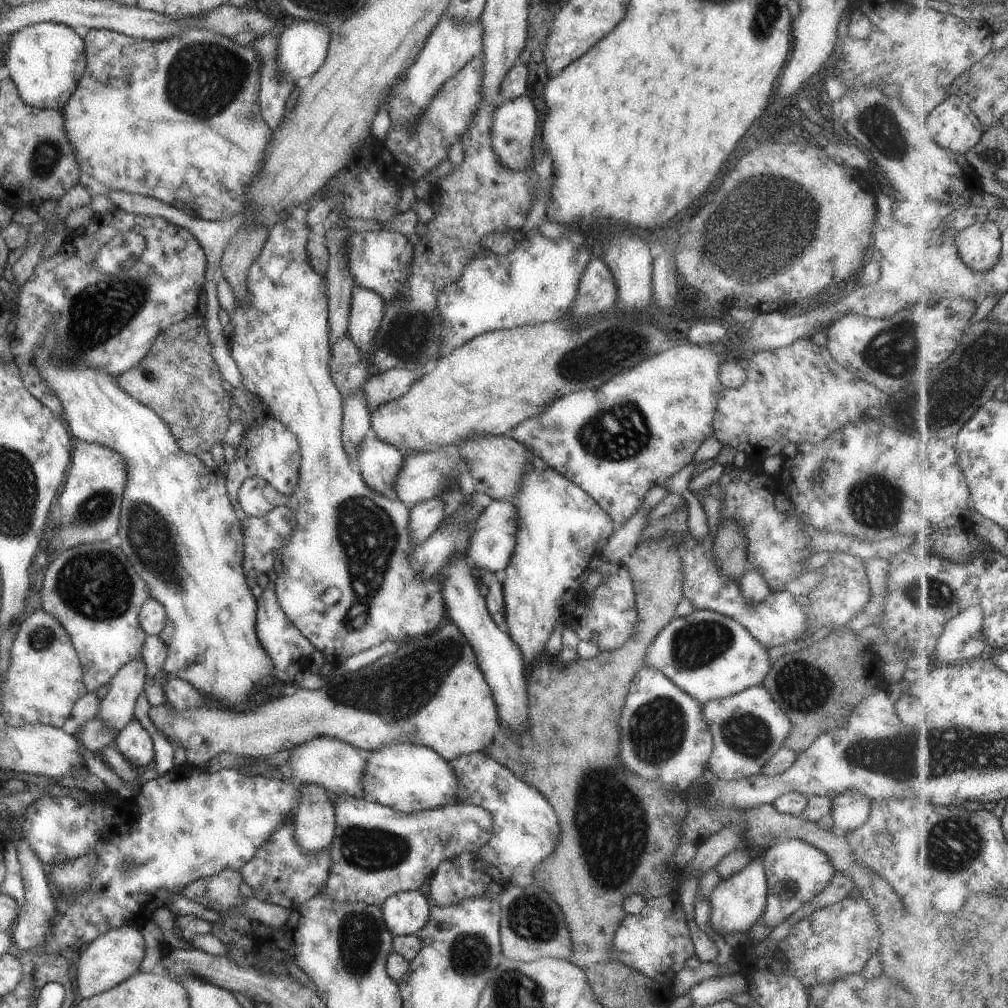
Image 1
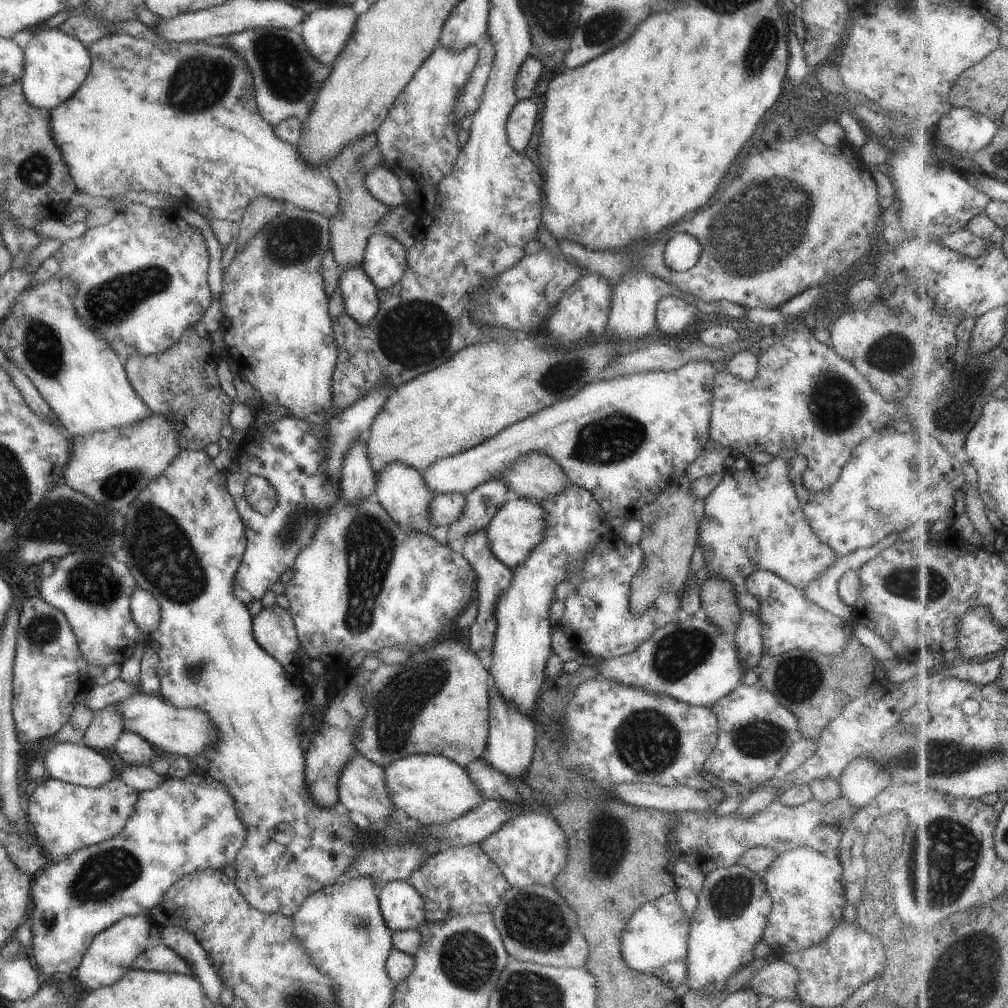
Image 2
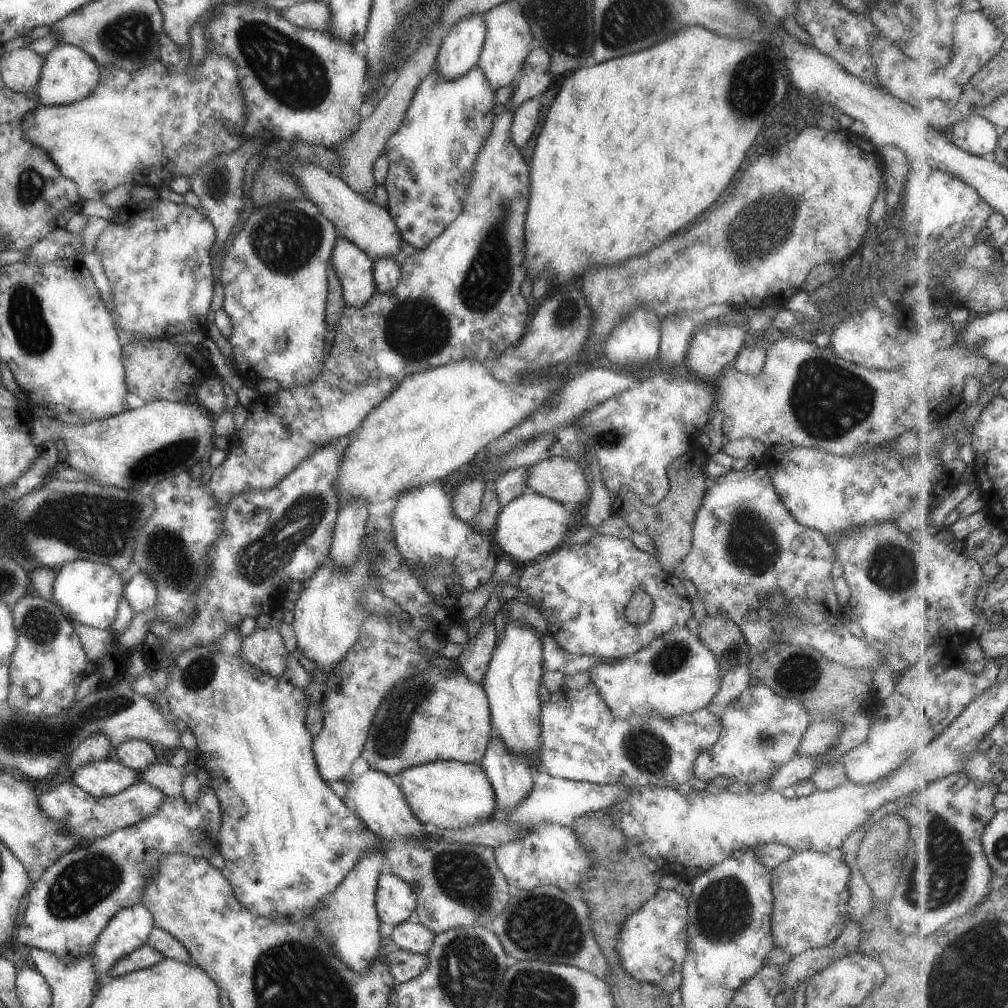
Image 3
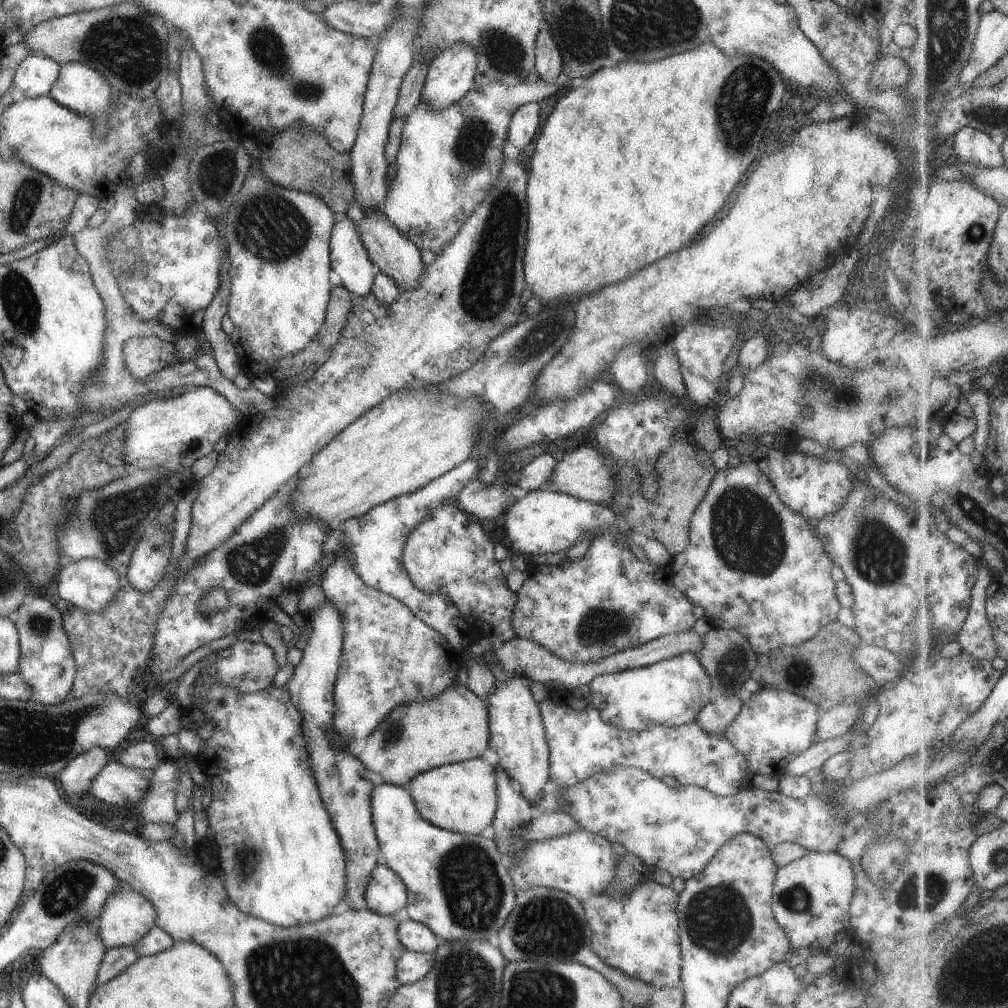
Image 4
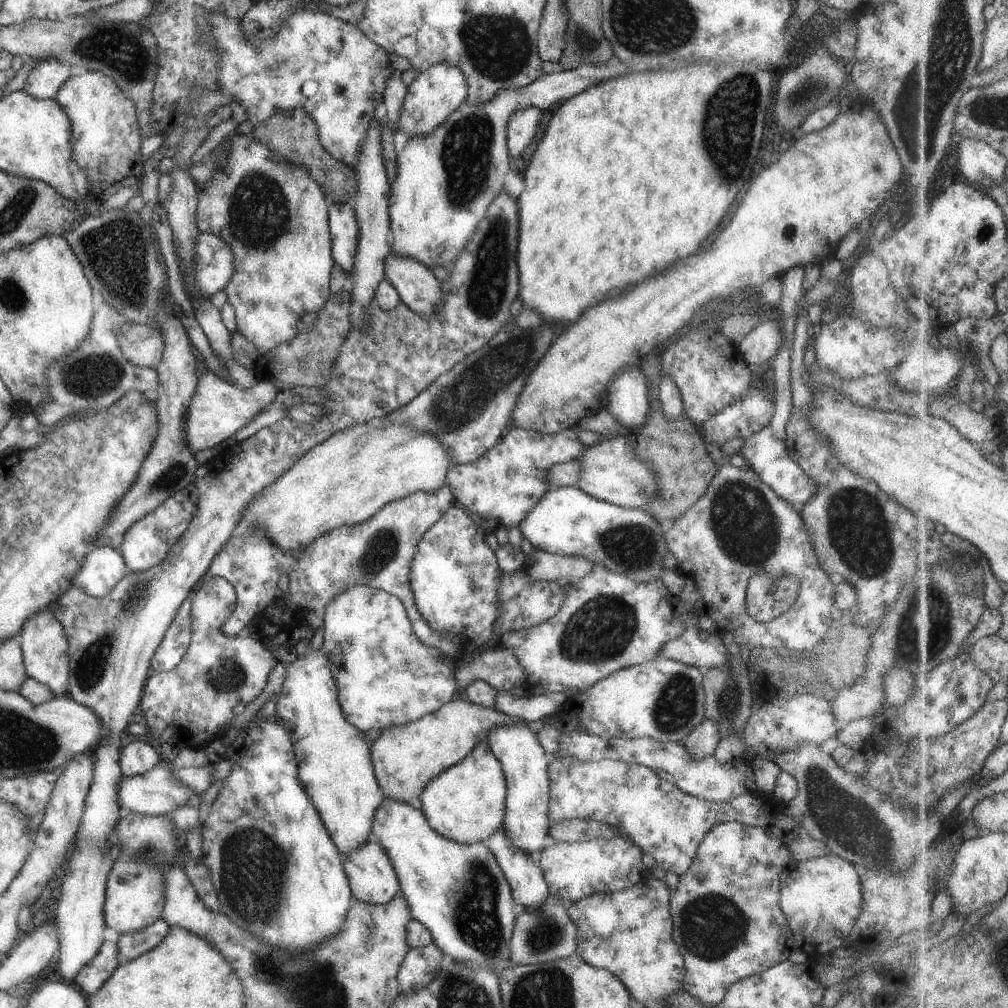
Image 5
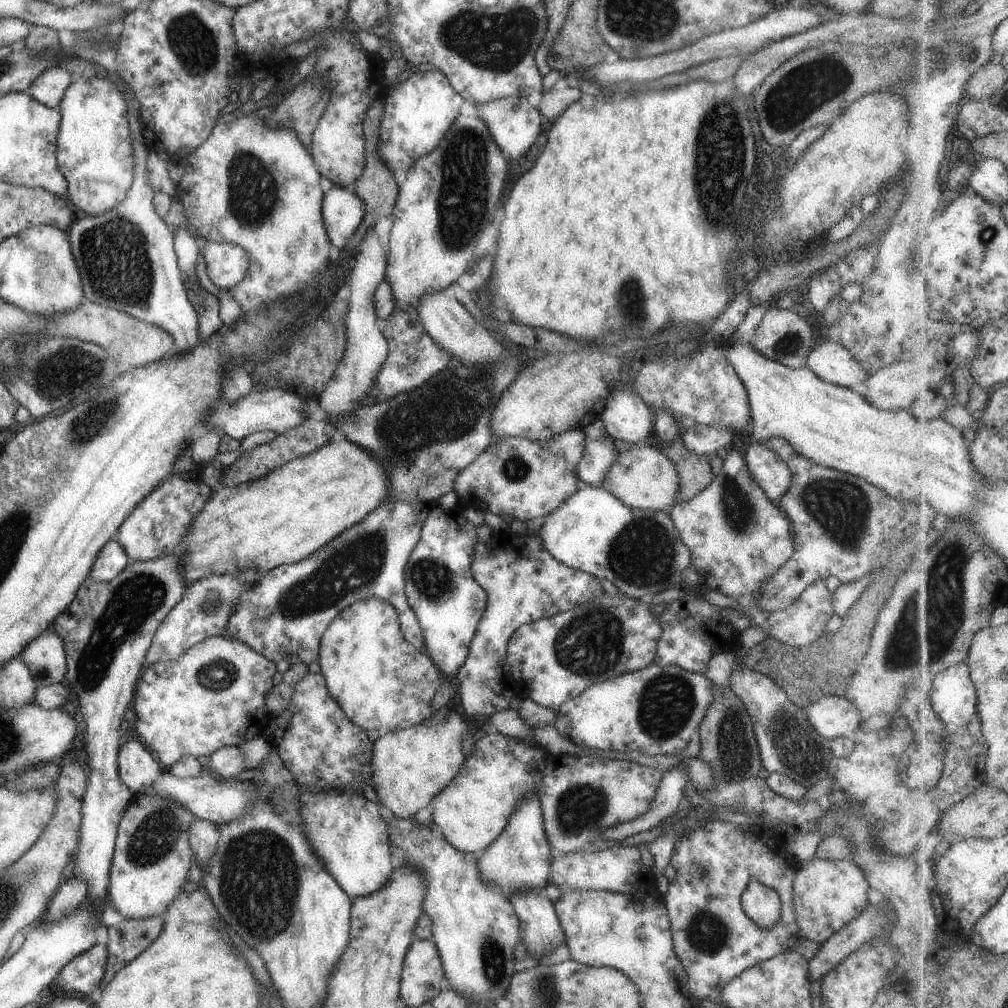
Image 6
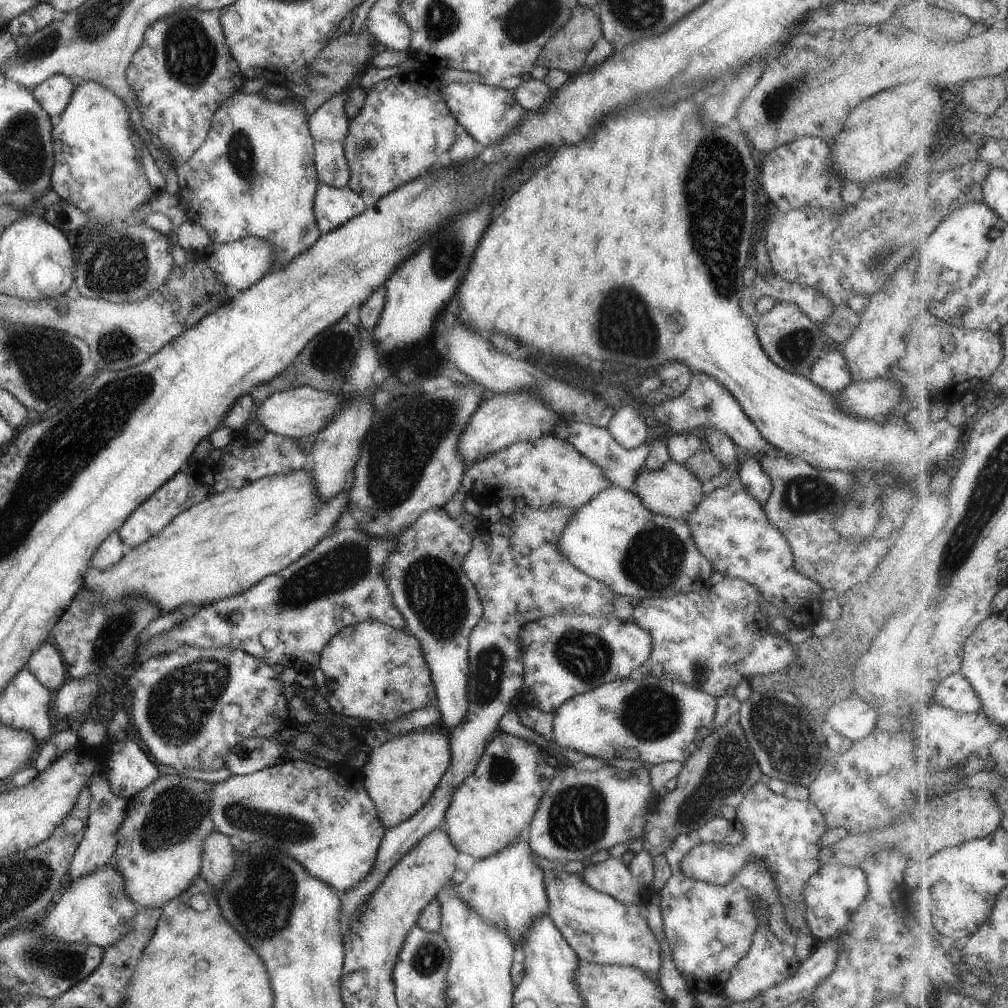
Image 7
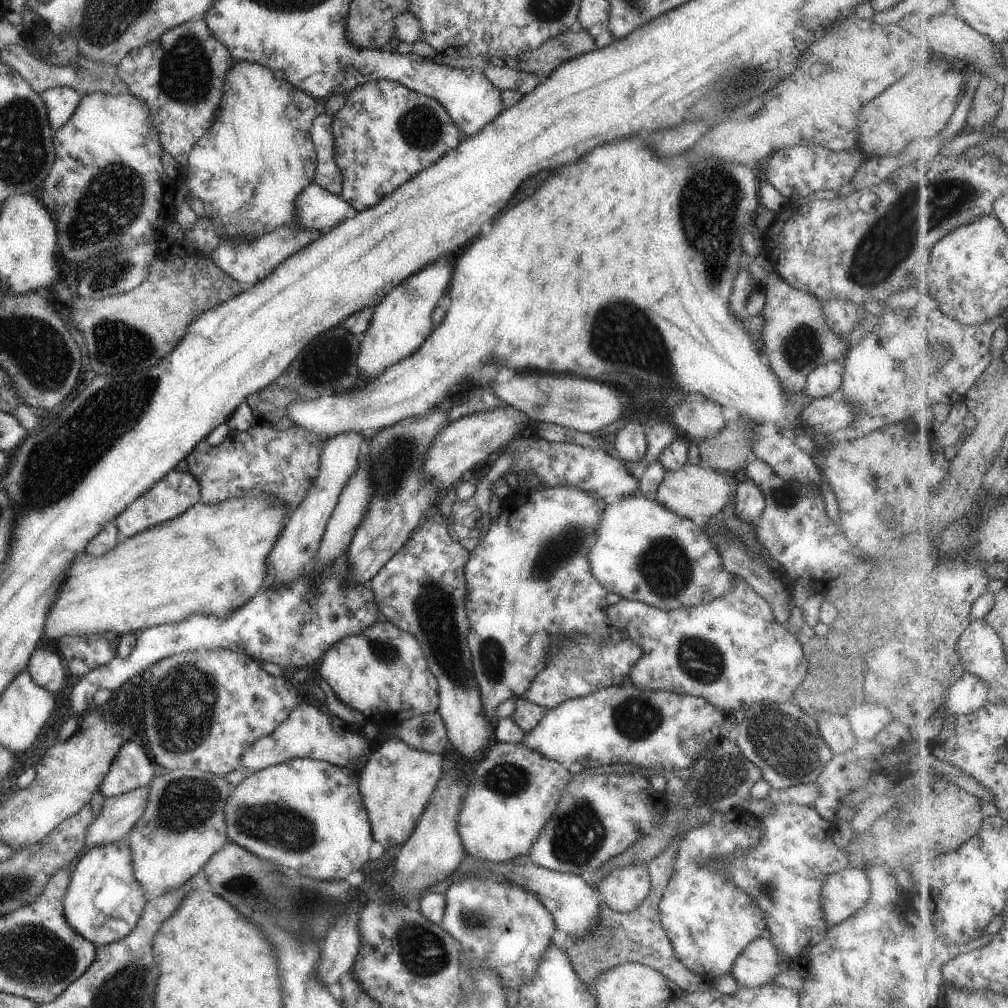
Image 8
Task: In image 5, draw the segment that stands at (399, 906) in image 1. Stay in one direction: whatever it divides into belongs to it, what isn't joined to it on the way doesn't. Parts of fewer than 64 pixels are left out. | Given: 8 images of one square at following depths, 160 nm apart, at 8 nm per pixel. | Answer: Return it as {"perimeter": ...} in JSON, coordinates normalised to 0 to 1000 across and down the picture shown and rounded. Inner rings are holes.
{"perimeter":[[[364,831],[347,846],[336,847],[336,849],[339,853],[340,865],[344,871],[348,889],[352,893],[367,898],[377,898],[396,887],[396,878],[386,850],[374,834]]]}

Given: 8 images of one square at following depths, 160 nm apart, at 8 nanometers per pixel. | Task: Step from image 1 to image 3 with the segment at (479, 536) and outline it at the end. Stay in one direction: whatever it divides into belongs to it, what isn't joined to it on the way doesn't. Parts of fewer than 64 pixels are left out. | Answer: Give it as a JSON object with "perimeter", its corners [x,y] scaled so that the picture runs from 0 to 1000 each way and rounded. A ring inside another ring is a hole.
{"perimeter":[[[522,486],[496,503],[490,516],[489,540],[493,540],[497,553],[519,563],[527,556],[536,554],[559,540],[559,534],[563,532],[563,527],[569,525],[571,517],[573,509],[565,510],[556,498]]]}

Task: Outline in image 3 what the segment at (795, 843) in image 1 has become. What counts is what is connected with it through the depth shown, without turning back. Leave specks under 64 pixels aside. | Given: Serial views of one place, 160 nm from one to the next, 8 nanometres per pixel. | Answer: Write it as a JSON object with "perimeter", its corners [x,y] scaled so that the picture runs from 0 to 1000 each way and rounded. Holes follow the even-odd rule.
{"perimeter":[[[801,842],[789,844],[781,853],[764,862],[764,926],[768,938],[775,940],[776,944],[783,946],[784,949],[803,941],[820,938],[842,914],[839,905],[842,870],[842,860],[834,851],[825,851],[820,846]]]}

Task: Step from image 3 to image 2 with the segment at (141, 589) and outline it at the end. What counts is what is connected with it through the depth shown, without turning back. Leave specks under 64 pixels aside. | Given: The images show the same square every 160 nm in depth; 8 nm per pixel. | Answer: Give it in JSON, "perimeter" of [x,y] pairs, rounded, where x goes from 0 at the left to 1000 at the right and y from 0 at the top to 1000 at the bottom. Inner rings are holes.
{"perimeter":[[[134,583],[129,589],[127,602],[130,615],[136,620],[137,627],[147,631],[158,615],[156,595],[145,585]]]}

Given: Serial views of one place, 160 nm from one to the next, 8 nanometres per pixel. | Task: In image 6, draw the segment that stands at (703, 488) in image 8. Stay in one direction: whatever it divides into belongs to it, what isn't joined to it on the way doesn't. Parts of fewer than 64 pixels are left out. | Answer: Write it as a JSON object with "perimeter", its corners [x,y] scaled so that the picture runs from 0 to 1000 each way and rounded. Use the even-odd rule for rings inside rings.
{"perimeter":[[[625,440],[622,446],[613,448],[611,457],[602,465],[595,481],[627,505],[656,507],[672,498],[674,488],[673,470],[668,459],[652,444],[632,444]]]}

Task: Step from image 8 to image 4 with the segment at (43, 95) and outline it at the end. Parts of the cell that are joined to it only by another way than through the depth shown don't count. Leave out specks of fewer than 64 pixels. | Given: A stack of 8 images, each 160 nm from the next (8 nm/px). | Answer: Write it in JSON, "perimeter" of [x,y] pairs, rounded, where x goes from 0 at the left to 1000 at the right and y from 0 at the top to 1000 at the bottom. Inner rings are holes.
{"perimeter":[[[29,53],[17,64],[12,83],[23,96],[46,94],[57,79],[60,63],[42,54]]]}

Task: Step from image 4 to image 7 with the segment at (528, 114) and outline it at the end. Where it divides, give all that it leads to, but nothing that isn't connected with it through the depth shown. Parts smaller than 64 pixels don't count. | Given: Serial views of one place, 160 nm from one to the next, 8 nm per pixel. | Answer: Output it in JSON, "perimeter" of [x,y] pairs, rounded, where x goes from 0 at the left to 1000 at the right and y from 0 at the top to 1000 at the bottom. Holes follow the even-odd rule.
{"perimeter":[[[436,79],[435,92],[438,94],[443,109],[453,120],[454,125],[476,145],[476,147],[494,140],[505,133],[518,120],[521,111],[511,98],[508,91],[474,81],[452,81],[445,83]]]}

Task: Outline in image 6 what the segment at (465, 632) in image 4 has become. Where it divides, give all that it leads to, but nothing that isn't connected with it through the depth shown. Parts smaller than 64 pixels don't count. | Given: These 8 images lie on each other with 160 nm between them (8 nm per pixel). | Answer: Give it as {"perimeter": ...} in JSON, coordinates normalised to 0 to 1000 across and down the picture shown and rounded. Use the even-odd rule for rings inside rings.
{"perimeter":[[[382,497],[368,508],[333,530],[311,549],[292,559],[277,561],[259,571],[234,593],[229,600],[228,611],[222,621],[222,629],[242,637],[249,645],[269,657],[284,655],[286,659],[314,657],[314,647],[320,626],[324,620],[347,599],[356,594],[372,592],[387,598],[392,604],[397,628],[410,642],[420,645],[420,636],[412,609],[401,591],[400,563],[404,551],[416,534],[417,522],[428,501]]]}

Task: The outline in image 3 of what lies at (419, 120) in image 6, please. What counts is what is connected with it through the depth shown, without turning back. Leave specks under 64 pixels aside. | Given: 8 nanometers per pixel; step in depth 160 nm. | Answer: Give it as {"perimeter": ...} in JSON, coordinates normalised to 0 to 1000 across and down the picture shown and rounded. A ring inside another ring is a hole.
{"perimeter":[[[476,13],[466,14],[444,28],[436,45],[431,69],[440,78],[452,77],[469,68],[481,36]]]}

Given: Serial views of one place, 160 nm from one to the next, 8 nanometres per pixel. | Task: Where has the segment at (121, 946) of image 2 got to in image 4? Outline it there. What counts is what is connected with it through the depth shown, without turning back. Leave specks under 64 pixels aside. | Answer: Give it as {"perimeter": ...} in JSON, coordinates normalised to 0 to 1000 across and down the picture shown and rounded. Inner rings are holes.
{"perimeter":[[[124,879],[106,888],[98,904],[95,925],[102,938],[105,940],[113,938],[131,938],[137,934],[152,918],[156,906],[154,900],[140,886],[135,886]]]}

